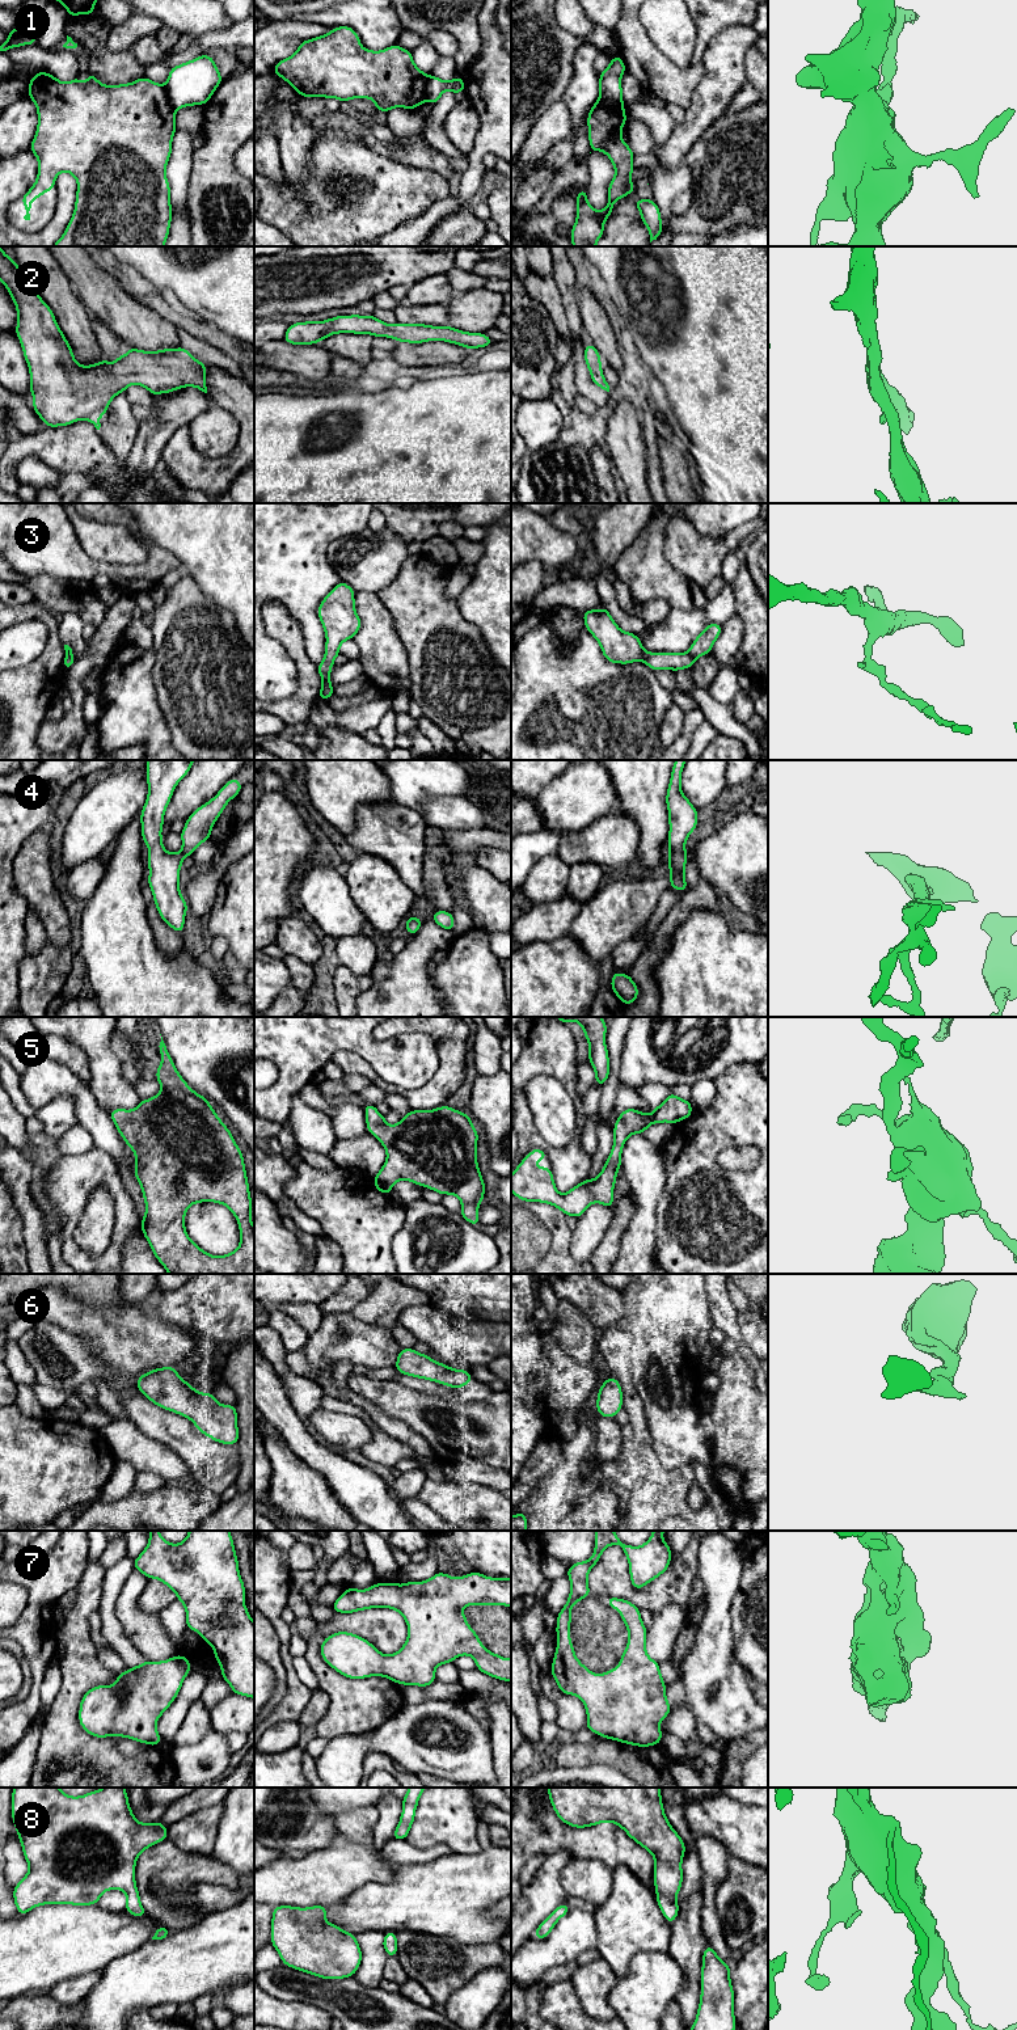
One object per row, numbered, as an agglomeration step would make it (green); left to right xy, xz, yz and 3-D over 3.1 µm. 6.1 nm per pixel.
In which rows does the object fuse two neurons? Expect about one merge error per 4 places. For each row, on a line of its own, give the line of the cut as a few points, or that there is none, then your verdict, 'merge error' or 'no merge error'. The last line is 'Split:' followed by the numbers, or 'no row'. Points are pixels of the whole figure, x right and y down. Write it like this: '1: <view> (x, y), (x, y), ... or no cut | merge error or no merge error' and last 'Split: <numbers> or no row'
1: yz (598, 100), (606, 104), (623, 105) | merge error
2: no cut | no merge error
3: xz (323, 680), (329, 682) | merge error
4: no cut | no merge error
5: no cut | no merge error
6: no cut | no merge error
7: no cut | no merge error
8: no cut | no merge error
Split: 1, 3

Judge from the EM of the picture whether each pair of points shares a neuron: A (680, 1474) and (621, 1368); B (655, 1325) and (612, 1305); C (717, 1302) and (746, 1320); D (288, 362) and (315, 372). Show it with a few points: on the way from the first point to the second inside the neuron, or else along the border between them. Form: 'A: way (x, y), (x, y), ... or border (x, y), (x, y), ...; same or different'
A: way (650, 1461), (631, 1398); same
B: border (625, 1311), (624, 1317), (619, 1322); different
C: border (738, 1313), (738, 1329), (742, 1341); different
D: way (295, 362), (304, 362), (308, 366); same

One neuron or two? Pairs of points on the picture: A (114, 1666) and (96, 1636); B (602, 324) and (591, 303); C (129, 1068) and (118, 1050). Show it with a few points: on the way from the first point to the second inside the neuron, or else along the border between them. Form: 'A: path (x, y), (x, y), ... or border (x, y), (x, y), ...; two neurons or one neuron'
A: path (109, 1658), (100, 1644); one neuron
B: path (596, 319), (591, 308); one neuron
C: path (127, 1064), (127, 1059), (122, 1054); one neuron

